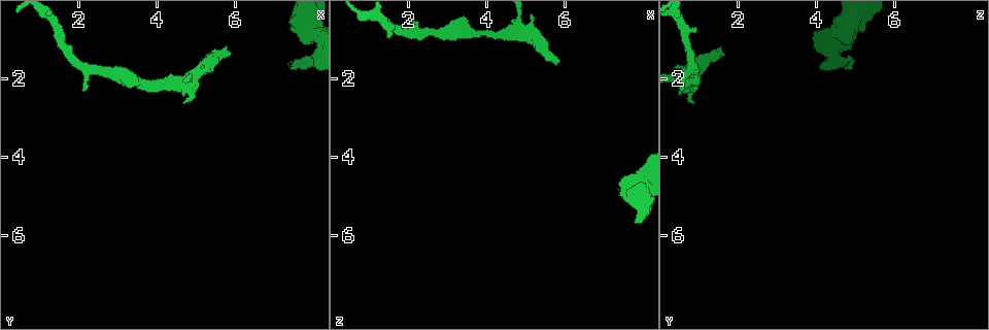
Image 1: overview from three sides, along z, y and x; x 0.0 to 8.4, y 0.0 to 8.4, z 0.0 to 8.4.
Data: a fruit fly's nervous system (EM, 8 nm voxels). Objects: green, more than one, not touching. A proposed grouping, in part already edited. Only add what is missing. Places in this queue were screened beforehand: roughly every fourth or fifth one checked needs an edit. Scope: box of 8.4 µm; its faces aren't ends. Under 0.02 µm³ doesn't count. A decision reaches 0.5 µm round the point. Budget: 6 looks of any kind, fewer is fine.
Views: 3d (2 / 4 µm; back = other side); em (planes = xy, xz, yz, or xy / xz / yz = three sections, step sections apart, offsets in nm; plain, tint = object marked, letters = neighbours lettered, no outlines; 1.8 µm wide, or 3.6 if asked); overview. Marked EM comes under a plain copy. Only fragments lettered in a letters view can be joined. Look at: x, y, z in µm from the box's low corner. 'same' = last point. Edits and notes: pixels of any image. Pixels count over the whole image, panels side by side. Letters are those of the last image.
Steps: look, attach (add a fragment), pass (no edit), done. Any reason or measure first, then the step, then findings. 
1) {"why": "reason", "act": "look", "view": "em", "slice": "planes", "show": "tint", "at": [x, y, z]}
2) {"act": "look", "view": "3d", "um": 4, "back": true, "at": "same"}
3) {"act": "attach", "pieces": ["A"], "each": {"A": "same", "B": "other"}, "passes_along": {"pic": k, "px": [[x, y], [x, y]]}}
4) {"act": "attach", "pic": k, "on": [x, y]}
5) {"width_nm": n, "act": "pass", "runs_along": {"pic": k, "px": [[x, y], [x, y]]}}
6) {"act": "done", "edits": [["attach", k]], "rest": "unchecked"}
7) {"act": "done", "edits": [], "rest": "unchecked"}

{"act": "look", "view": "em", "slice": "planes", "show": "letters", "at": [7.40, 1.75, 4.80]}

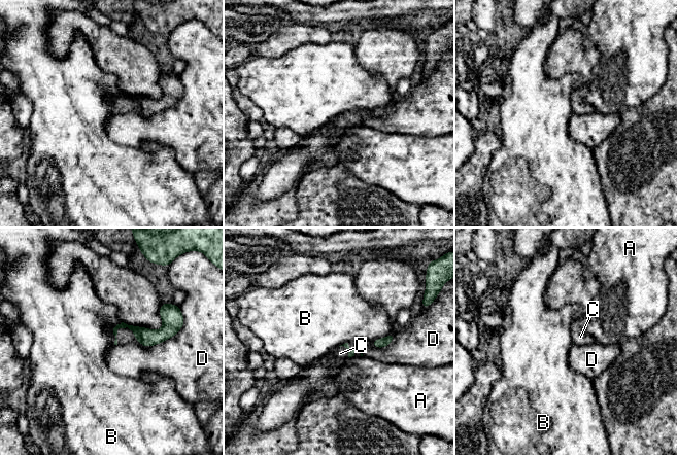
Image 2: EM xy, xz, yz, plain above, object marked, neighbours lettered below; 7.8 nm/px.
{"act": "attach", "pieces": ["C"], "each": {"A": "other", "B": "other", "C": "same", "D": "other"}, "passes_along": {"pic": 2, "px": [[350, 352], [347, 349], [340, 353]]}, "found": "it goes on there"}

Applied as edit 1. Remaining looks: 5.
{"why": "branch stops here", "act": "look", "view": "3d", "um": 4, "at": [5.85, 1.35, 1.60]}

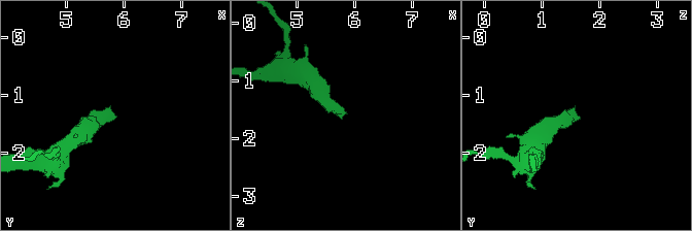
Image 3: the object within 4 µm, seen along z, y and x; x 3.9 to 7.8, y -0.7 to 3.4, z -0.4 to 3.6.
{"act": "look", "view": "em", "slice": "planes", "show": "letters", "at": [5.85, 1.40, 1.55]}

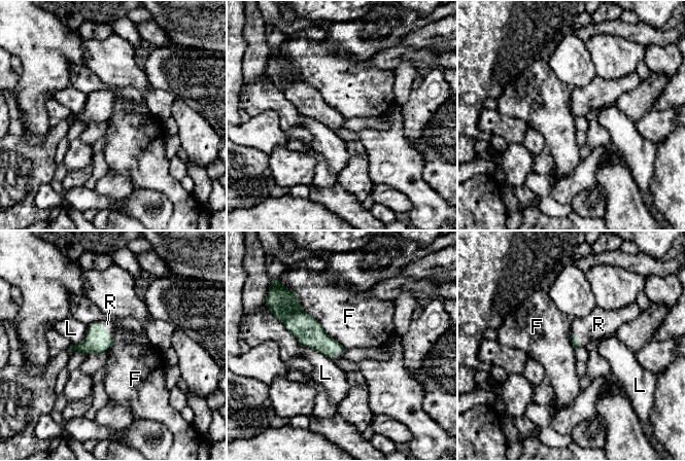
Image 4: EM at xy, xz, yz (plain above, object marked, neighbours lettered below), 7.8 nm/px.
{"act": "attach", "pieces": ["R"], "each": {"F": "other", "L": "other", "R": "same"}, "passes_along": {"pic": 4, "px": [[309, 332], [335, 351], [338, 354]]}, "found": "the neuron continues"}

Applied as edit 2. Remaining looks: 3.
{"why": "an open end", "act": "look", "view": "3d", "um": 2, "back": true, "at": [2.10, 2.35, 0.60]}

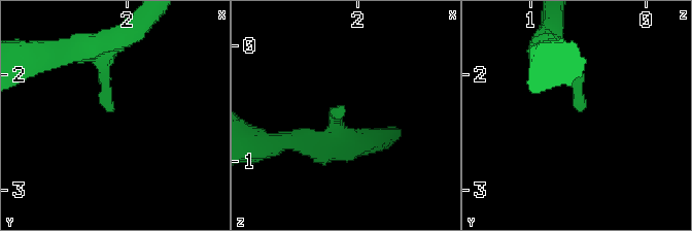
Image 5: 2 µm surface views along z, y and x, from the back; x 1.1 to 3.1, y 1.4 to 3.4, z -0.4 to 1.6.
{"why": "now the EM", "act": "look", "view": "em", "slice": "planes", "show": "letters", "at": [2.14, 2.32, 0.56]}

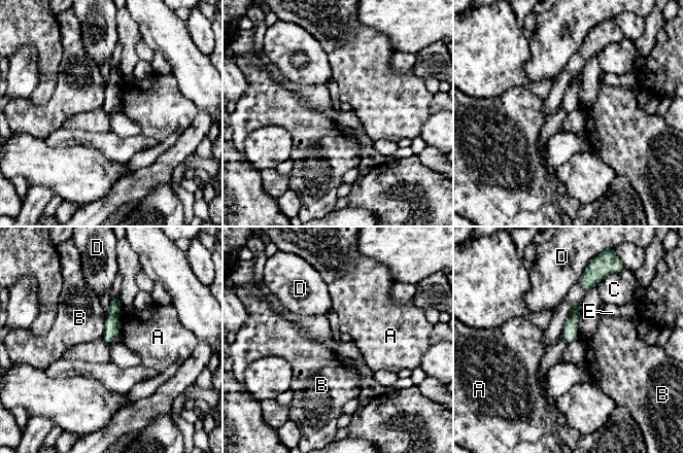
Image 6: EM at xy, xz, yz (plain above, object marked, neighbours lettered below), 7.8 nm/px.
{"longest_contact_nm": ["B", 280], "act": "pass", "each": {"A": "other", "B": "other", "C": "other", "D": "other", "E": "other"}, "border": {"pic": 6, "px": [[581, 303], [578, 309], [577, 337]]}, "found": "no lettered fragment goes on from it"}

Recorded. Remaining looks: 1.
{"act": "done", "edits": [["attach", 2], ["attach", 4]], "rest": "unchecked"}

